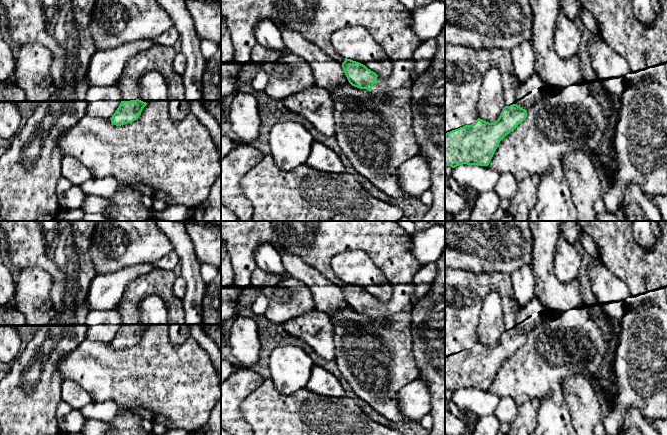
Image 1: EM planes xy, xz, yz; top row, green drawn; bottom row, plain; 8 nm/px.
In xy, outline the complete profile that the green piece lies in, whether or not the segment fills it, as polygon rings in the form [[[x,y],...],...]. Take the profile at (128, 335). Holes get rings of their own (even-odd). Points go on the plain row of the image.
[[[154,269],[147,275],[132,280],[116,309],[121,316],[121,327],[110,342],[116,350],[132,347],[141,339],[146,326],[139,324],[139,303],[151,294],[160,296],[168,309],[169,324],[185,323],[182,299],[173,294],[176,276],[173,271]]]

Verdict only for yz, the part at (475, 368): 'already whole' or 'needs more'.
needs more

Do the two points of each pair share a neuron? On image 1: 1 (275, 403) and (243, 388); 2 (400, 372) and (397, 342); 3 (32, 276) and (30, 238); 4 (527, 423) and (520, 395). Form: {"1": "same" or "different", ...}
{"1": "different", "2": "same", "3": "different", "4": "different"}

